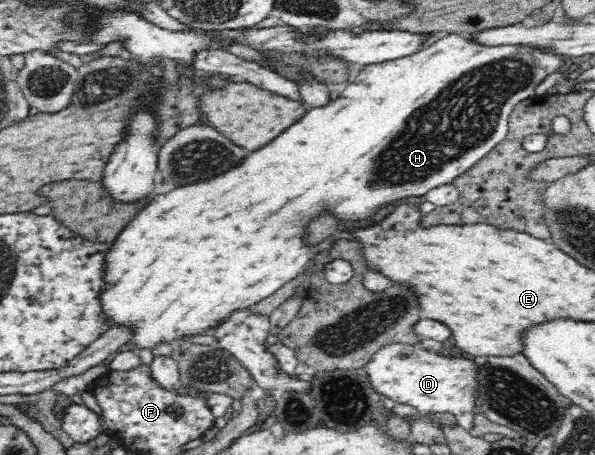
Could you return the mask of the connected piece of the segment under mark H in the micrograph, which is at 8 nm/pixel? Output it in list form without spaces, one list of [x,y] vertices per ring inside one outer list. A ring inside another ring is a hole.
[[[448,33],[441,34],[430,44],[412,55],[365,65],[364,69],[358,73],[355,81],[352,81],[338,99],[330,100],[326,105],[320,107],[307,107],[304,115],[282,131],[278,137],[274,137],[265,147],[252,151],[246,159],[242,159],[240,165],[228,169],[220,177],[204,179],[198,183],[190,185],[176,186],[174,190],[167,194],[158,194],[151,199],[149,204],[134,219],[124,226],[120,235],[112,242],[113,246],[106,258],[105,283],[107,286],[101,293],[103,312],[107,313],[113,323],[117,325],[127,325],[133,327],[135,334],[131,339],[134,350],[147,348],[152,350],[159,344],[173,346],[183,341],[182,338],[195,336],[206,332],[210,327],[214,327],[218,321],[223,321],[236,309],[249,307],[266,299],[275,291],[278,291],[284,284],[292,281],[307,266],[306,263],[320,251],[332,247],[332,239],[326,239],[318,245],[308,245],[304,241],[306,227],[312,219],[328,211],[336,219],[352,221],[352,223],[364,223],[376,217],[380,207],[386,207],[390,203],[396,203],[406,197],[420,197],[426,195],[430,189],[440,187],[440,185],[452,184],[456,178],[460,178],[478,161],[485,158],[497,147],[507,136],[509,128],[509,117],[514,107],[521,101],[536,96],[536,87],[548,77],[550,73],[558,71],[562,67],[566,57],[561,53],[556,53],[553,49],[541,49],[533,45],[523,43],[504,43],[504,45],[482,45],[478,43],[472,34]],[[420,105],[426,107],[430,105],[428,111],[420,113]]]

